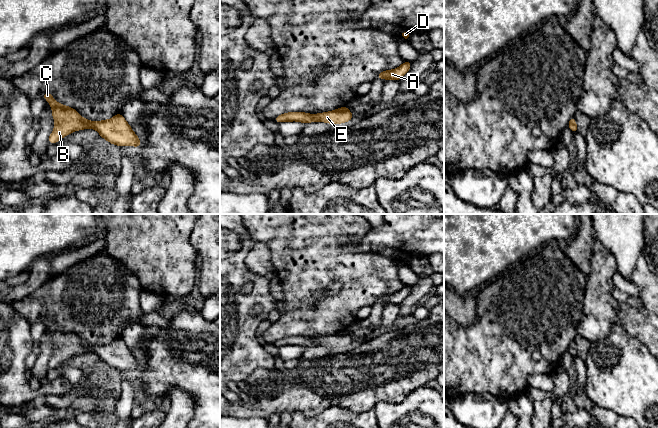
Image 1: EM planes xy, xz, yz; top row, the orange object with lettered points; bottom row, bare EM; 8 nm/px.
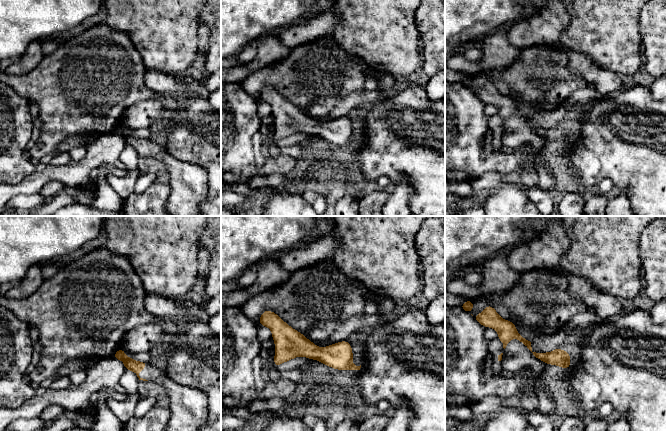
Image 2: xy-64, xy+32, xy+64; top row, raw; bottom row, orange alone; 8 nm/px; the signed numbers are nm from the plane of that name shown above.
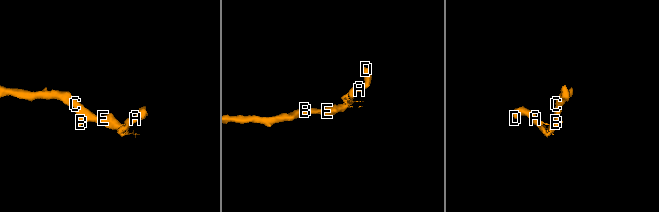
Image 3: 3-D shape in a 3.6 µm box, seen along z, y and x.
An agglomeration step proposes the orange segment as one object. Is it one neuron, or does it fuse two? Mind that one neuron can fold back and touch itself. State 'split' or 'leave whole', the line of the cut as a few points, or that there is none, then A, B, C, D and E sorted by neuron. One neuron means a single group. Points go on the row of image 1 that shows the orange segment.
leave whole; no cut; A B C D E

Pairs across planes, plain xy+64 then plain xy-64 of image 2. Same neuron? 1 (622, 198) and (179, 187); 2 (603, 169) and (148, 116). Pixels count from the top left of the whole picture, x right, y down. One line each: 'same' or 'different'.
1: same
2: different

